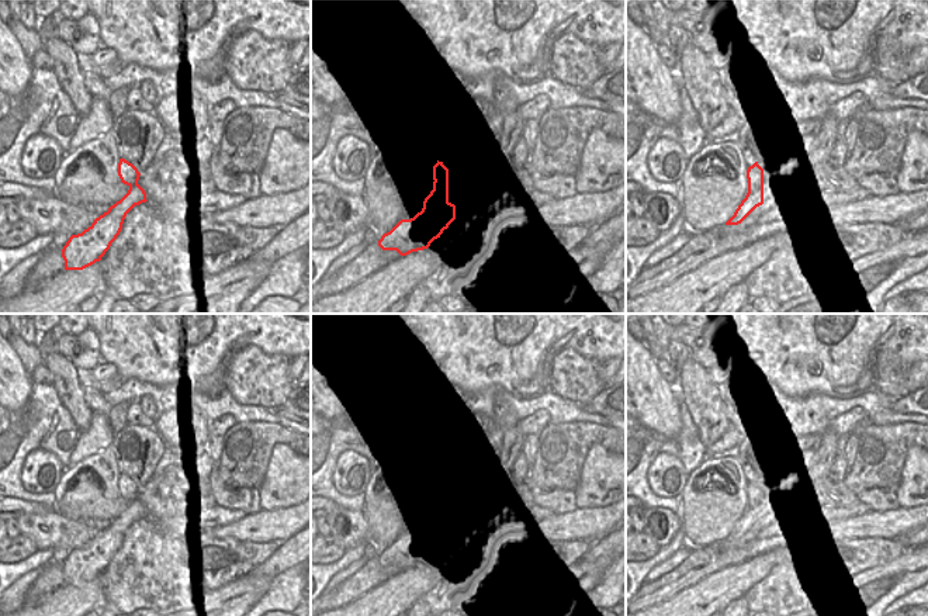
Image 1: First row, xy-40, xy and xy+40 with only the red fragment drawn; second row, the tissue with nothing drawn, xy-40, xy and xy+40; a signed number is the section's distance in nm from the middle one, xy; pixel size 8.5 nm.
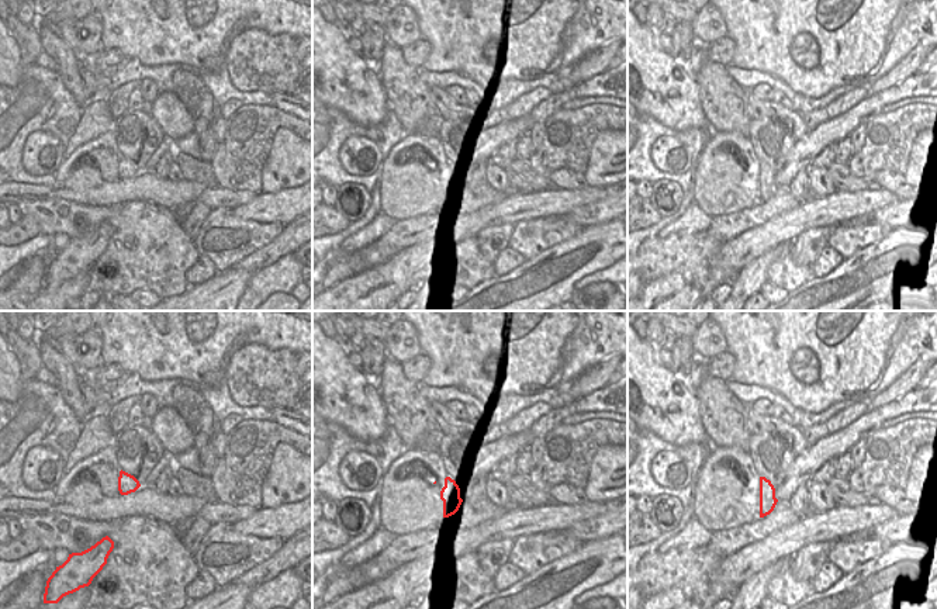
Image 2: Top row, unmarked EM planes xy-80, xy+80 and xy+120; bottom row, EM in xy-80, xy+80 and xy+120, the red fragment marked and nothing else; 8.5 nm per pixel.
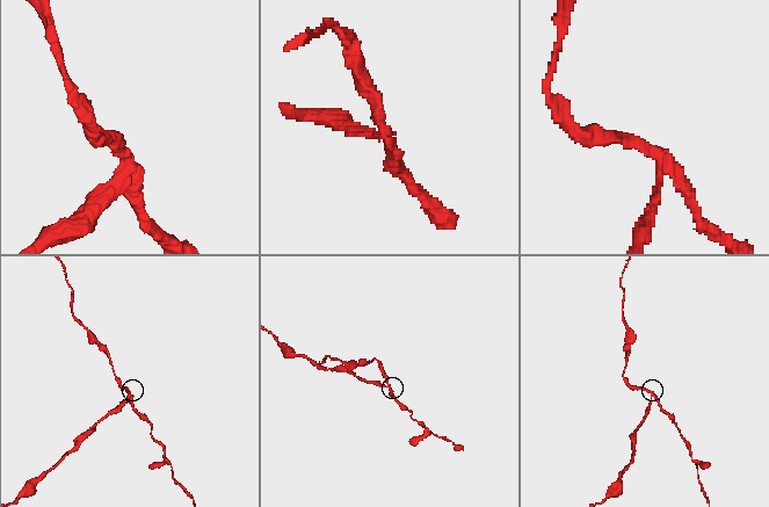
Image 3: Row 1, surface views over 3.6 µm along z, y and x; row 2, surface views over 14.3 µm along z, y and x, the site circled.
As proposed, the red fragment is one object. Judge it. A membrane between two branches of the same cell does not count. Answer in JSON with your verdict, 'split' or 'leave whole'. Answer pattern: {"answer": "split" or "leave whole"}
{"answer": "split"}

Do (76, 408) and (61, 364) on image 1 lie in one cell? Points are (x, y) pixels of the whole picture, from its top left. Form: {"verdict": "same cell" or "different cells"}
{"verdict": "same cell"}

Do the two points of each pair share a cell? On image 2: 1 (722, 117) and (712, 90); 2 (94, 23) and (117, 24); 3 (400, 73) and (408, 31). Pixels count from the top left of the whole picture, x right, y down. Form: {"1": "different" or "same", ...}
{"1": "same", "2": "different", "3": "different"}

